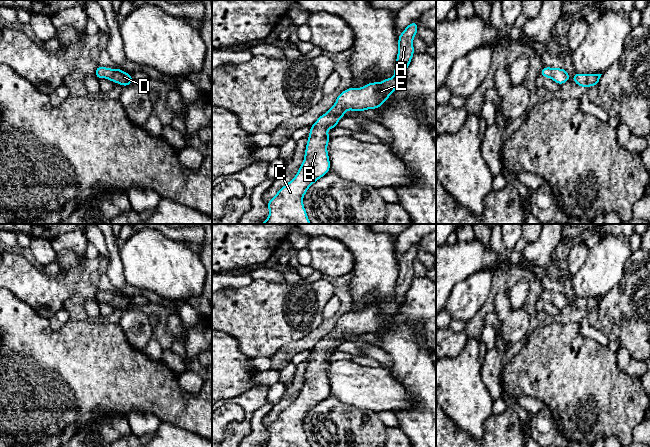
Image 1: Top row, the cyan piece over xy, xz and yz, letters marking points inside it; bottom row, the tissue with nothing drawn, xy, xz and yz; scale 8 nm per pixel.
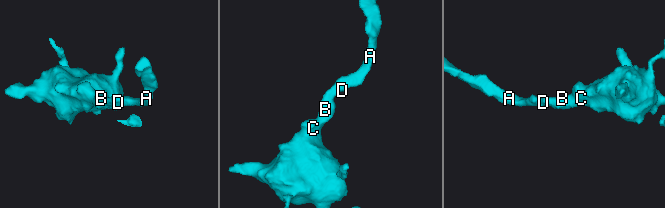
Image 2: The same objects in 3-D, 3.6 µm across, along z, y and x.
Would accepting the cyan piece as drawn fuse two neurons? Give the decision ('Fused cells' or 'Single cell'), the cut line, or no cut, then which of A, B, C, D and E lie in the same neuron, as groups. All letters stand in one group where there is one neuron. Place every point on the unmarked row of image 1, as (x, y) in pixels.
Single cell. No split. Groups: A B C D E

